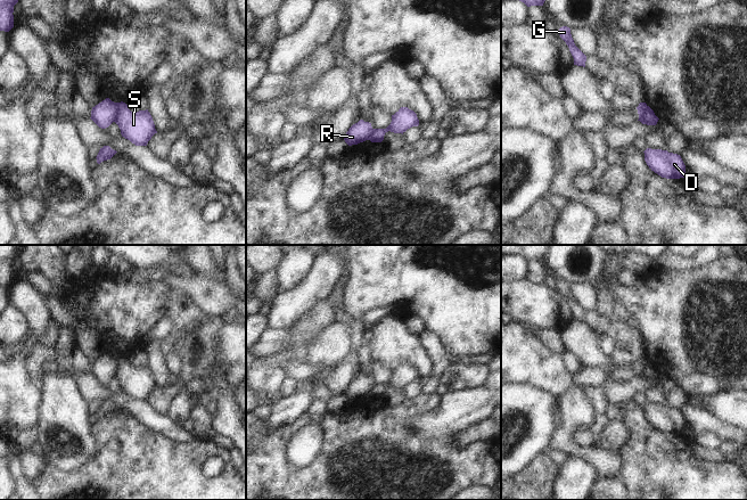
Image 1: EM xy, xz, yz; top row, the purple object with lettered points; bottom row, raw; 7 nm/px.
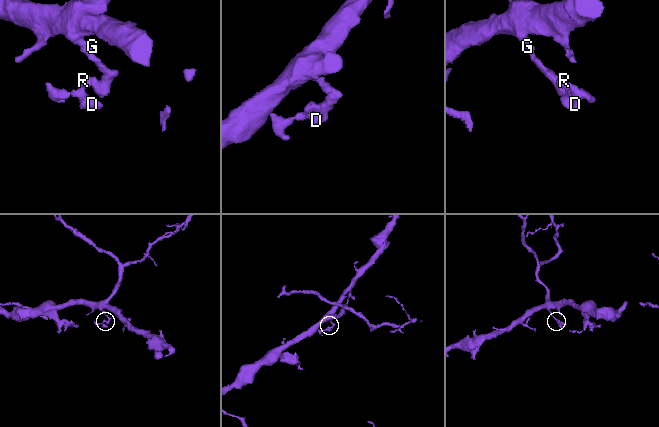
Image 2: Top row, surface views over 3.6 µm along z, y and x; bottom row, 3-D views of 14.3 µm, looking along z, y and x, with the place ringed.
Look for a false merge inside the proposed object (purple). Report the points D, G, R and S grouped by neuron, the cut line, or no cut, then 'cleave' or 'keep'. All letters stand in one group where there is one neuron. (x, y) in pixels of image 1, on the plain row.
groups D R / G S; cut xy (117, 358), (113, 376); cleave

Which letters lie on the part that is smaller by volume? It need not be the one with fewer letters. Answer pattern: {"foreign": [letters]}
{"foreign": ["D", "R"]}

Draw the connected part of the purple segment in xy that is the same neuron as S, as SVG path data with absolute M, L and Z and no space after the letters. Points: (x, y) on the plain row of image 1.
M125 358L117 359L114 377L118 380L122 392L136 401L147 401L151 392L157 388L148 364L131 367Z

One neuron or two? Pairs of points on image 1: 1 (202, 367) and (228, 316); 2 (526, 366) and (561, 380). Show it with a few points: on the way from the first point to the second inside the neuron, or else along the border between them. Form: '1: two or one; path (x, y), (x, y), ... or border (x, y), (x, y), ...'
1: two; border (220, 317), (224, 324)
2: one; path (535, 366), (547, 370), (552, 376)

